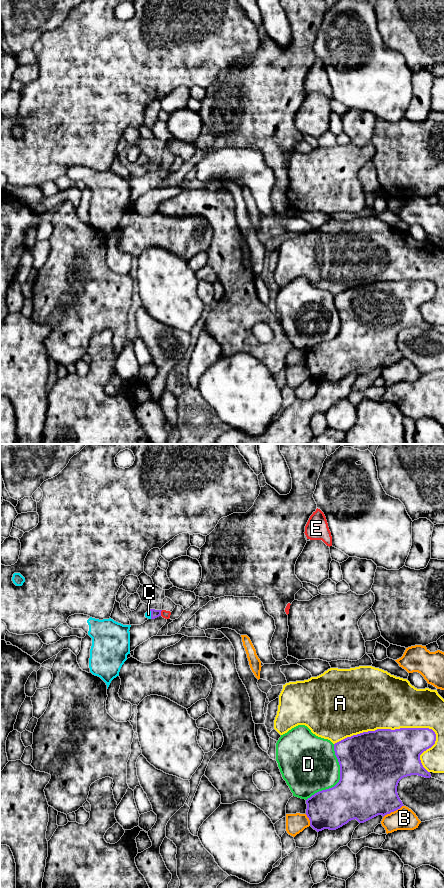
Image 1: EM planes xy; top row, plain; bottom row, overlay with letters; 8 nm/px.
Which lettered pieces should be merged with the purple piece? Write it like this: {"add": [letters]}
{"add": ["C"]}

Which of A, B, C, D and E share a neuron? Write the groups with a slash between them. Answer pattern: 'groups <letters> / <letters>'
groups A / B / C / D / E

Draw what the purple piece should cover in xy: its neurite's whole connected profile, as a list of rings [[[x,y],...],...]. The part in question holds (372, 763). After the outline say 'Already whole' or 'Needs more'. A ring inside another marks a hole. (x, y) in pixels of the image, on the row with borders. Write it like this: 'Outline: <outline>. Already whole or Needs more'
Outline: [[[429,728],[377,729],[347,737],[334,744],[340,765],[340,780],[332,788],[319,791],[306,800],[306,815],[317,832],[336,830],[356,819],[364,823],[378,815],[383,817],[403,805],[397,793],[399,781],[407,776],[430,778],[420,755],[431,748],[436,734]]]. Already whole

